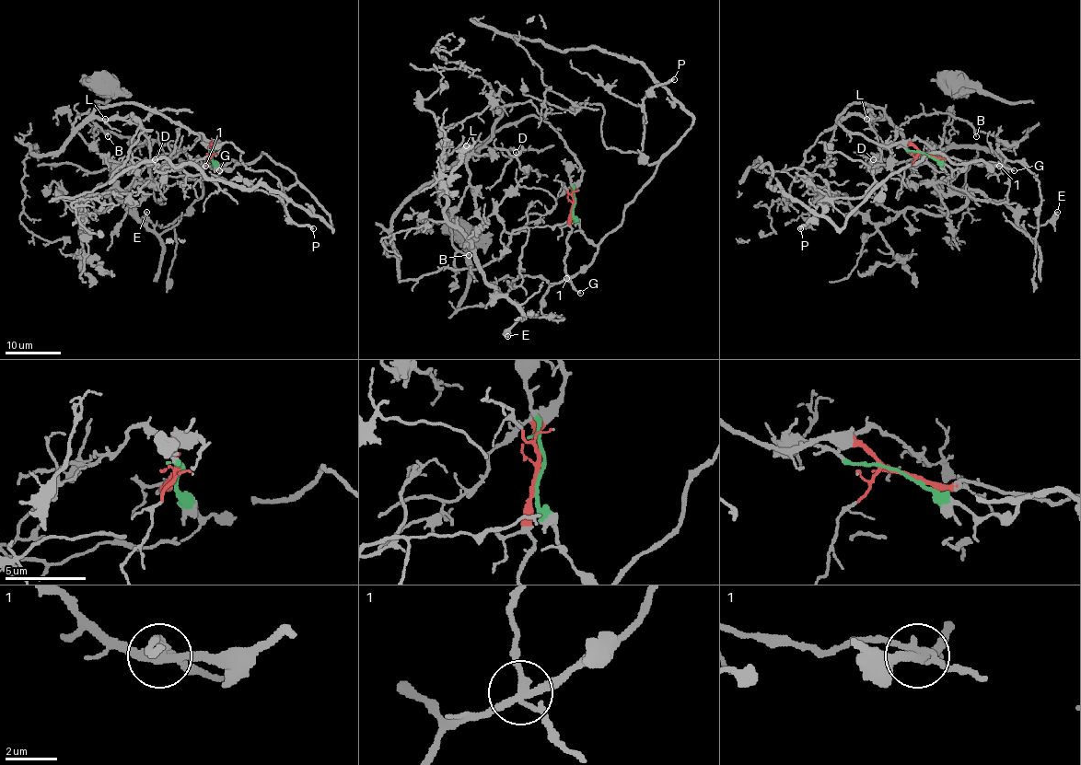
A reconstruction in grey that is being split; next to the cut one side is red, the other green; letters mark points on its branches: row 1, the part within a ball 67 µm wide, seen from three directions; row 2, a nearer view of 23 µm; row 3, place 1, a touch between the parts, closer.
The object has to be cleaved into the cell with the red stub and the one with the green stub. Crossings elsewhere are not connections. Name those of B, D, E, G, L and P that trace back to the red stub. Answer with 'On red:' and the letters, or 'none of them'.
On red: B, D, G, L

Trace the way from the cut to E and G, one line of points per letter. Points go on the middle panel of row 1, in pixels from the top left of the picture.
E: (573, 204), (573, 215), (597, 248), (594, 259), (550, 287), (541, 311), (563, 318), (520, 317), (508, 336)
G: (573, 204), (572, 232), (566, 240), (564, 272), (566, 279), (580, 293)

